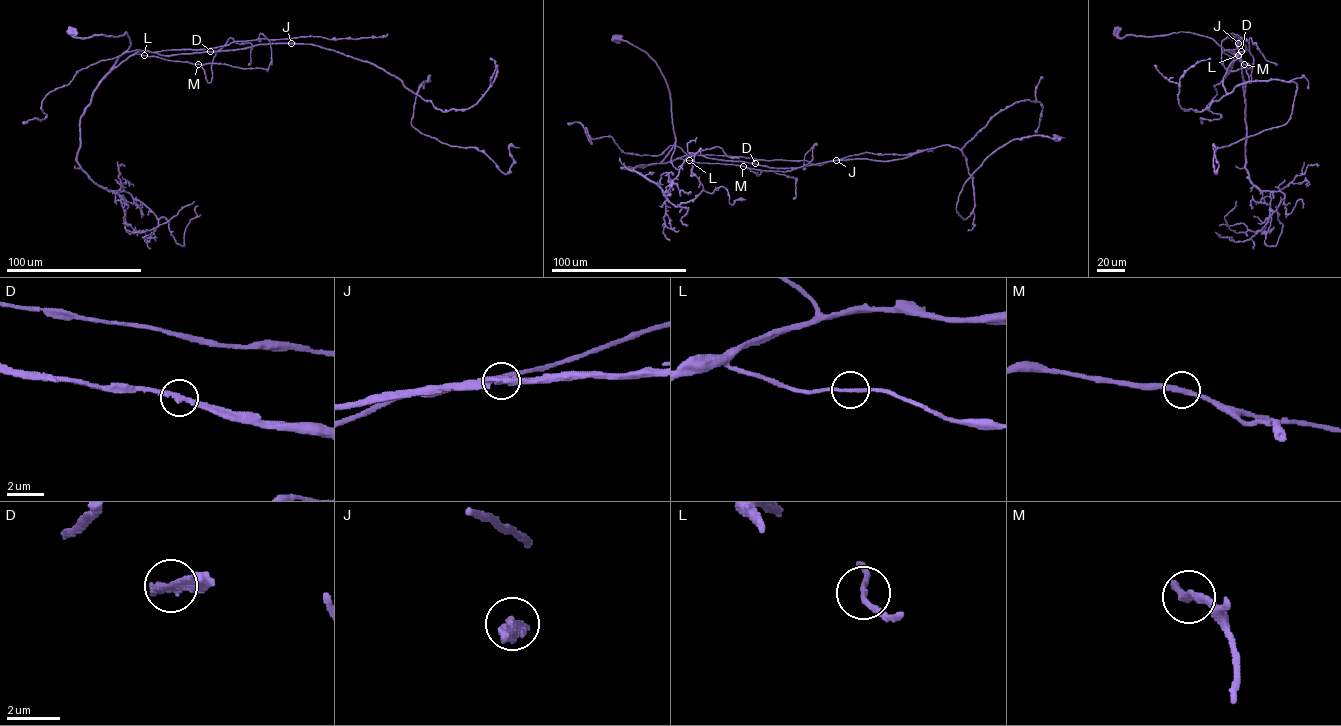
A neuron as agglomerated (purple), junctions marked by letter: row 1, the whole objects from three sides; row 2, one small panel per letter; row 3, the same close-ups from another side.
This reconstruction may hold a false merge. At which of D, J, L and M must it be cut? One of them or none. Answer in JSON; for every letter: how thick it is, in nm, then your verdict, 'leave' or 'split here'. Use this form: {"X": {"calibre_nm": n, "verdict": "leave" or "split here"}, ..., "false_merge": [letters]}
{"D": {"calibre_nm": 240, "verdict": "leave"}, "J": {"calibre_nm": 400, "verdict": "leave"}, "L": {"calibre_nm": 190, "verdict": "leave"}, "M": {"calibre_nm": 240, "verdict": "leave"}, "false_merge": []}

